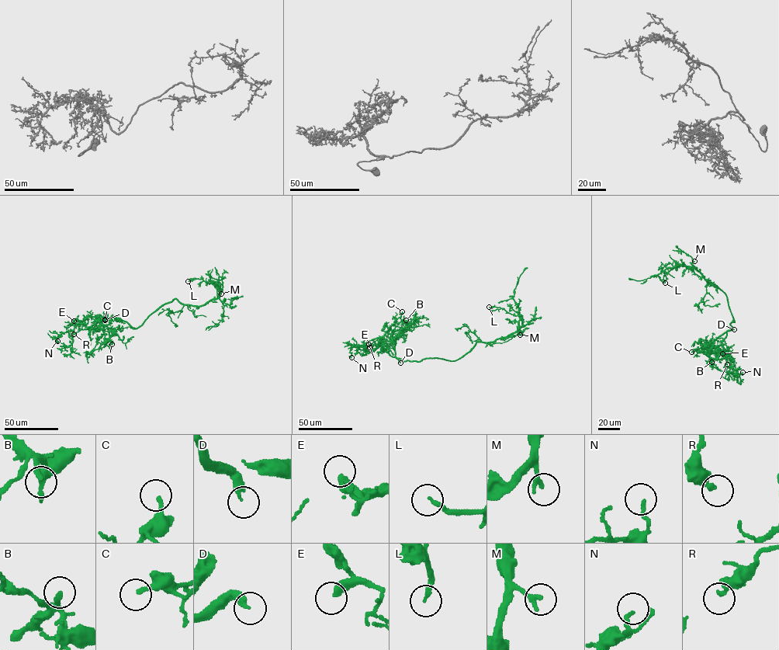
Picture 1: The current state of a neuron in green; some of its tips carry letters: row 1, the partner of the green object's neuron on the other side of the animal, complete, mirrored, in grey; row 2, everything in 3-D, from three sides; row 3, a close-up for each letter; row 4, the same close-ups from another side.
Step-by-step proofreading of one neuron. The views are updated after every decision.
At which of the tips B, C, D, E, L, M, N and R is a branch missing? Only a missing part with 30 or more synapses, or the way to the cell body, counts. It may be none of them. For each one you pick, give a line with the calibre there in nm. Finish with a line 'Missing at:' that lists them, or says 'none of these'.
B: calibre 200 nm
D: calibre 280 nm
L: calibre 200 nm
Missing at: B, D, L

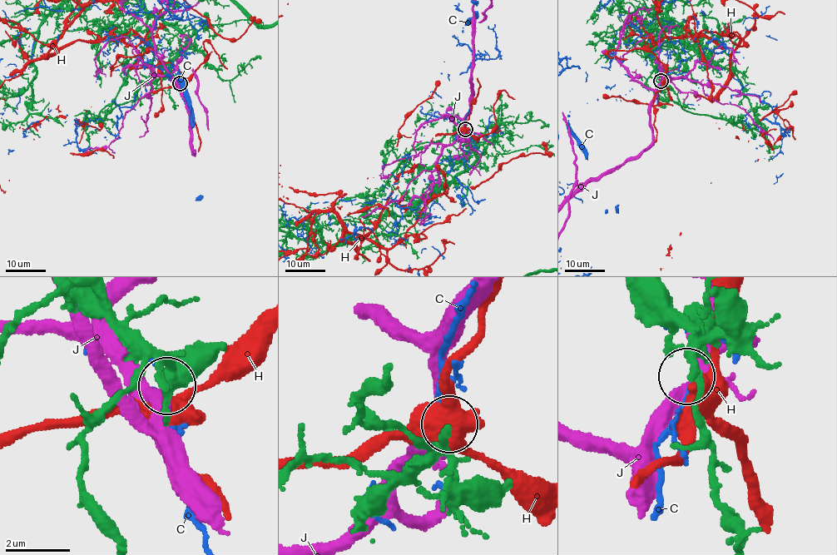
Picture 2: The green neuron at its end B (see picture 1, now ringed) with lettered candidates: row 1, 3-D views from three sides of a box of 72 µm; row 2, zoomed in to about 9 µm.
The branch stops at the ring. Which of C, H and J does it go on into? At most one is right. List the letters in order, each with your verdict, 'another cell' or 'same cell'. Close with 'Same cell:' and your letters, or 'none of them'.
C: another cell
H: another cell
J: another cell
Same cell: none of them

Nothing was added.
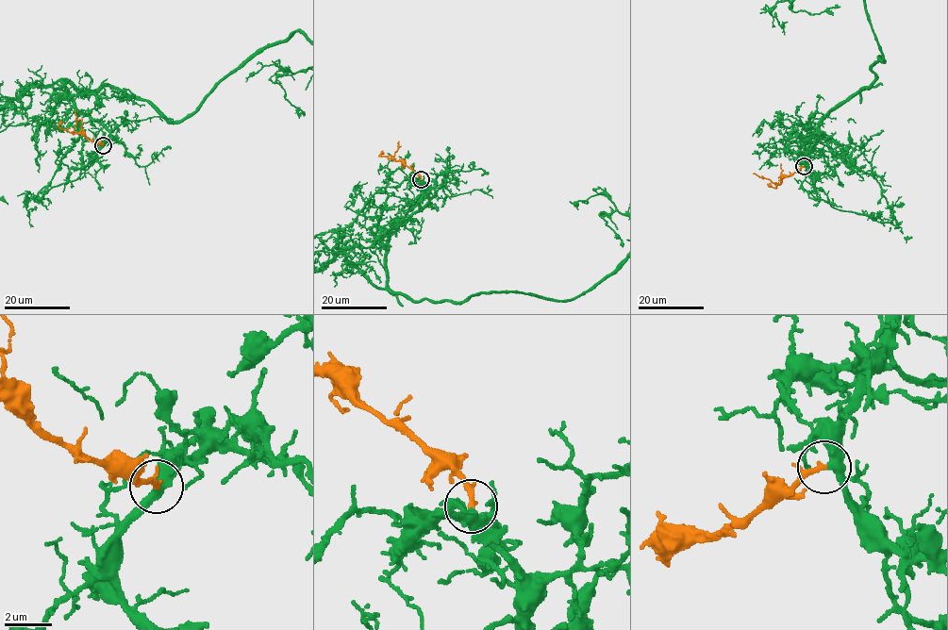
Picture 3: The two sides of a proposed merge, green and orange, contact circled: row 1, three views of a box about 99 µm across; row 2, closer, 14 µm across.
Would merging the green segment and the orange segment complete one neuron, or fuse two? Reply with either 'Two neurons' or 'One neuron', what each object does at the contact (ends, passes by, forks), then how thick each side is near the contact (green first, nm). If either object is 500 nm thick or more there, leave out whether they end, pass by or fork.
One neuron. At the ring green passes by. At the ring orange passes by. Thickness 440 nm (green) against 170 nm

